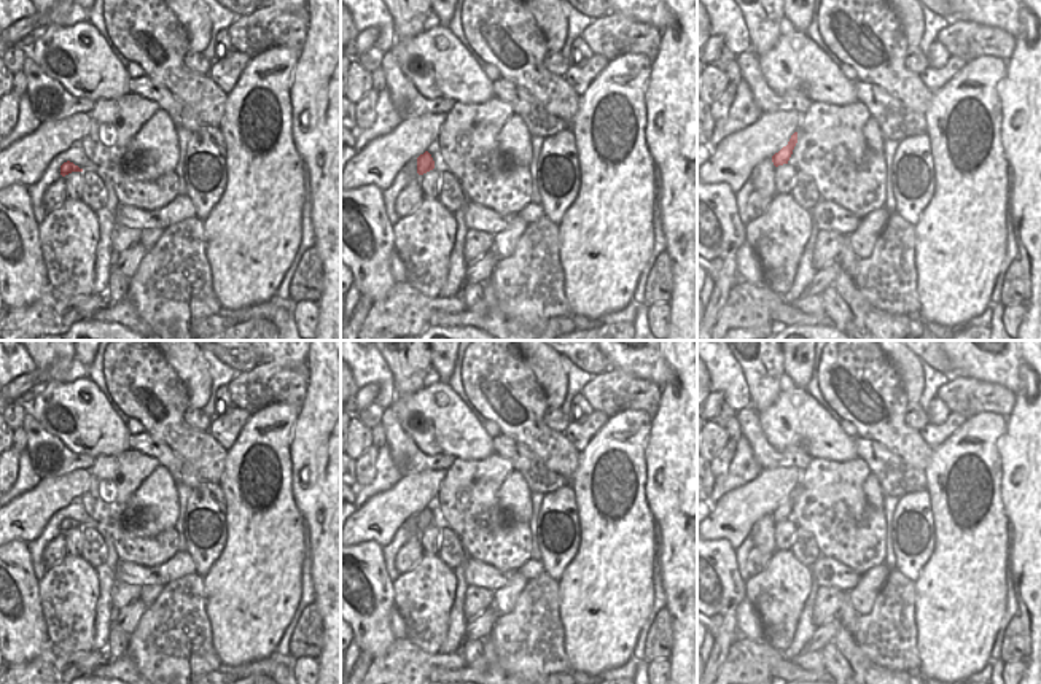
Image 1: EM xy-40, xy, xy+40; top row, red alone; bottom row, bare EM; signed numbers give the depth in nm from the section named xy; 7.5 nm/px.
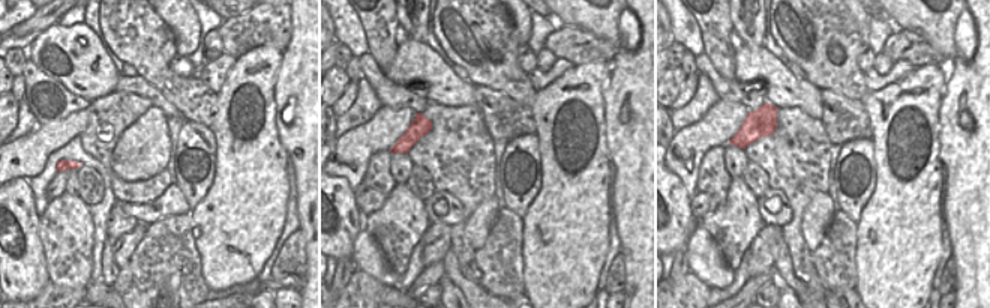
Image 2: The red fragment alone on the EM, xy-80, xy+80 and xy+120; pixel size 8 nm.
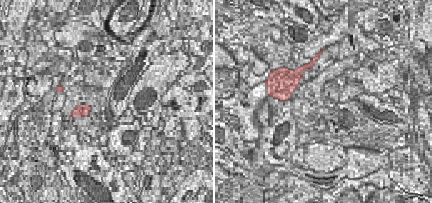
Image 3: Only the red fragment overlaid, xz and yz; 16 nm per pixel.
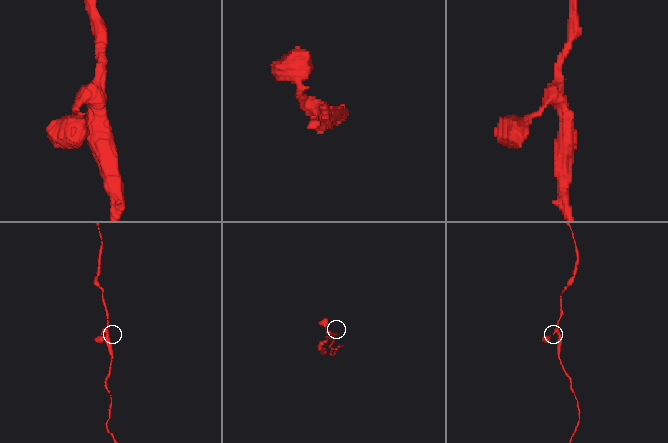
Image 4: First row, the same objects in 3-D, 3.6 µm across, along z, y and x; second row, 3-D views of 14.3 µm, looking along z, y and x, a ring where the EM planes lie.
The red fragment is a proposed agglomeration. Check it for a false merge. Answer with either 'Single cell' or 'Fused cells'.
Single cell.

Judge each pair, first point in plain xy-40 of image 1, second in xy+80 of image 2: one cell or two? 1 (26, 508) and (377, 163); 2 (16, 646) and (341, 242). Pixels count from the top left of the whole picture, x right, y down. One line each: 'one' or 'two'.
1: two
2: one

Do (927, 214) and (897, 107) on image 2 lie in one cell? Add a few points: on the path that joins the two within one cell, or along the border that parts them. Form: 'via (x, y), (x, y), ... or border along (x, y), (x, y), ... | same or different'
via (903, 187), (890, 173), (887, 166), (885, 134) | same

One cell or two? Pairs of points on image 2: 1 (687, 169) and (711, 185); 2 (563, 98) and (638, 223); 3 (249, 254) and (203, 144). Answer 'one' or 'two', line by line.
1: two
2: two
3: two

